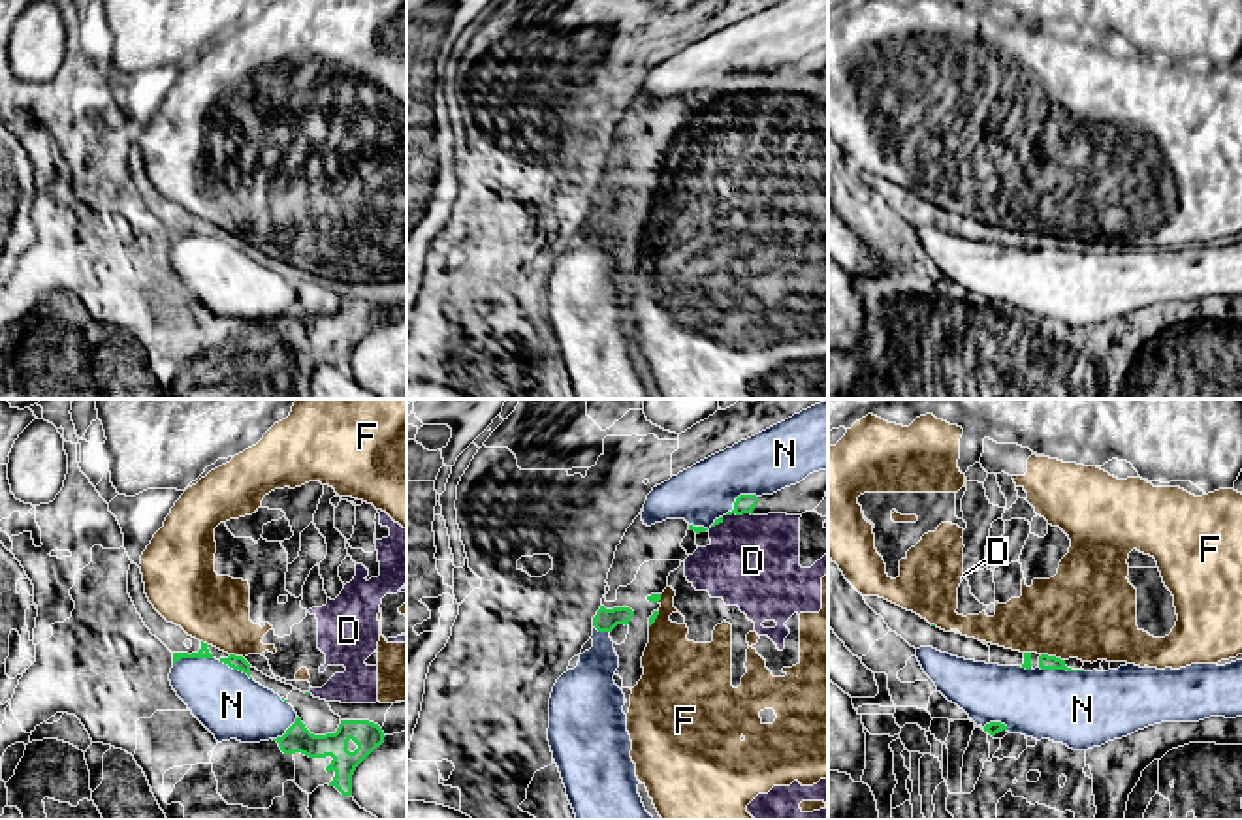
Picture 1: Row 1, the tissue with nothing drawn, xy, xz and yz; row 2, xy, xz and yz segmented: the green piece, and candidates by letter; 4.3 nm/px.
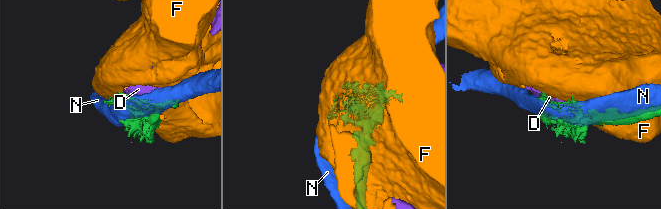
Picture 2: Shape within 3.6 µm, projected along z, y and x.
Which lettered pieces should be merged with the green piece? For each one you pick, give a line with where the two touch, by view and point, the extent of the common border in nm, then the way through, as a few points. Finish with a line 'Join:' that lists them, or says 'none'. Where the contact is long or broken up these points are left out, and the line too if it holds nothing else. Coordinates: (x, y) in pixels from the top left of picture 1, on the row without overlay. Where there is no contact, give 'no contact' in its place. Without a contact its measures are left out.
Join: none

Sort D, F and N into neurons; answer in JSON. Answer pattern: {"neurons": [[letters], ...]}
{"neurons": [["D", "F"], ["N"]]}

